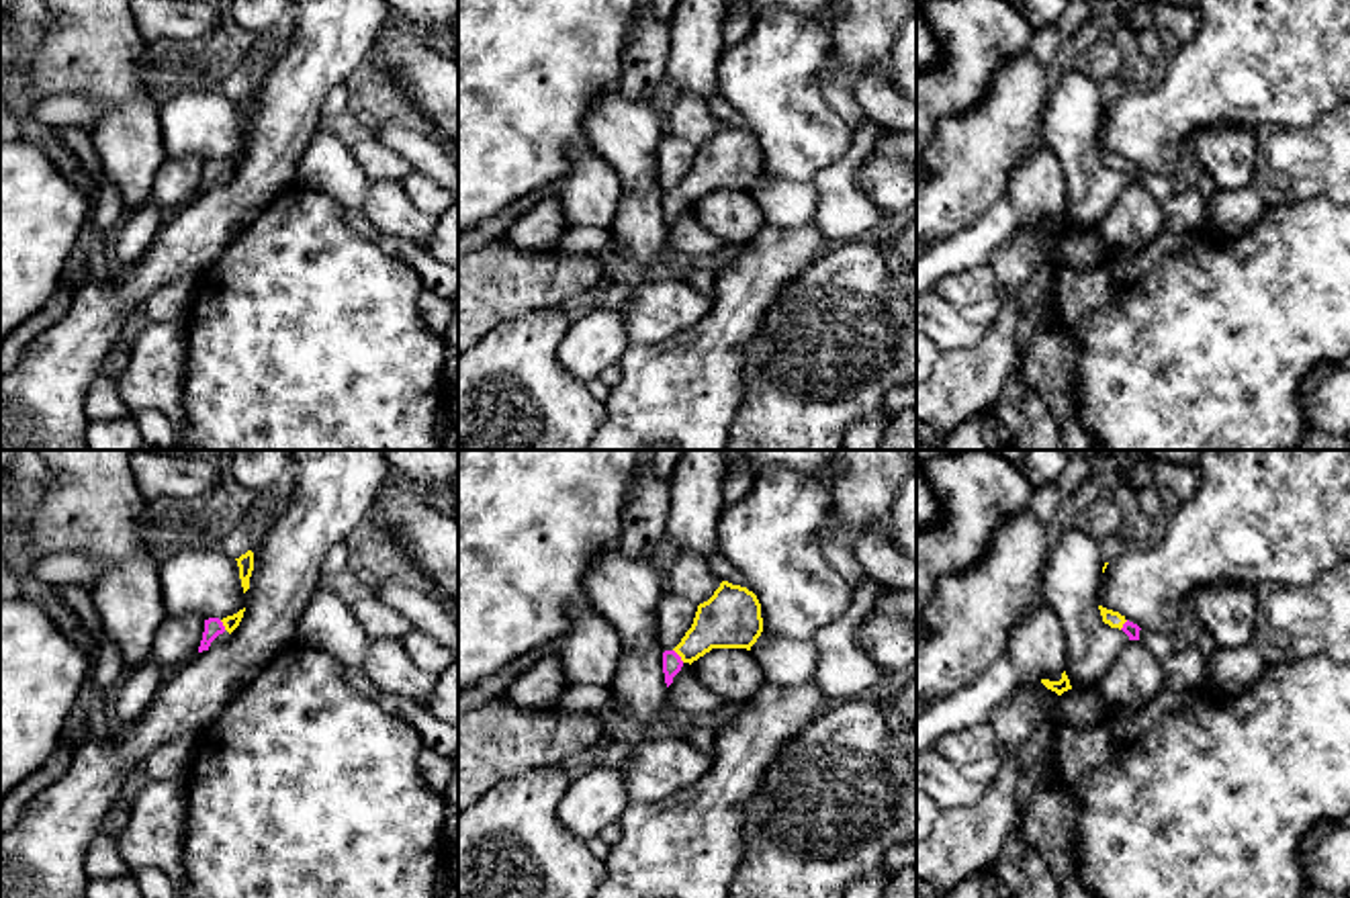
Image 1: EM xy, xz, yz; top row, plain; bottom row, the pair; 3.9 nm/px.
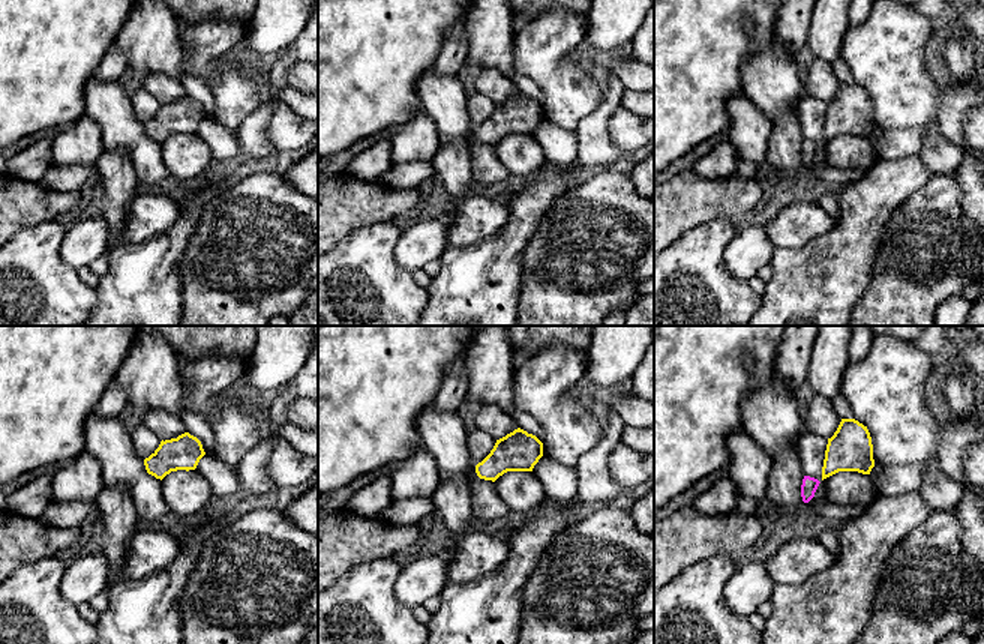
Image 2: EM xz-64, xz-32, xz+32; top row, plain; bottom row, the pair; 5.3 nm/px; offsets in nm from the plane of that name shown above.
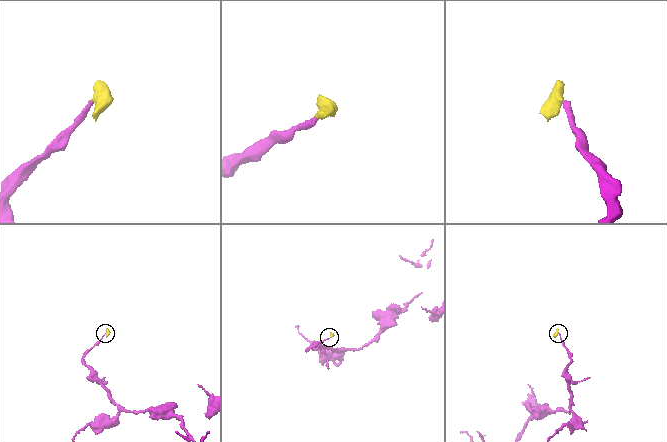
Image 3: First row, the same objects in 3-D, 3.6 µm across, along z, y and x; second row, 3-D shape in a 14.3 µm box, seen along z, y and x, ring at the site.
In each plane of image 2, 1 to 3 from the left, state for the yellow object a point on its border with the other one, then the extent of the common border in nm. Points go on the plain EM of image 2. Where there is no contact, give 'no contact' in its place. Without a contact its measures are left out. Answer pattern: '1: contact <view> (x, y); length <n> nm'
1: no contact
2: no contact
3: no contact

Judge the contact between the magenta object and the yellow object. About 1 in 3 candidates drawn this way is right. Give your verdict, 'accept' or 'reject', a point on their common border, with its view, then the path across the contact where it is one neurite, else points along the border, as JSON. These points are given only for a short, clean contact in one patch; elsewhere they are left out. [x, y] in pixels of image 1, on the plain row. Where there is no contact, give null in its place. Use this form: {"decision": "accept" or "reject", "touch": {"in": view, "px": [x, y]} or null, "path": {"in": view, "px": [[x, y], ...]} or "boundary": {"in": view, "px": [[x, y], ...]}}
{"decision": "accept", "touch": {"in": "xz", "px": [678, 197]}, "path": {"in": "xz", "px": [[671, 203], [678, 197], [729, 160]]}}

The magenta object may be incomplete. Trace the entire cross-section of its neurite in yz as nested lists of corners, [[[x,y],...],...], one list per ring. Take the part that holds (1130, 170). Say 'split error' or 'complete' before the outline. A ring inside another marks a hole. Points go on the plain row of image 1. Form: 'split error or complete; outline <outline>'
split error; outline [[[1098,147],[1102,164],[1109,166],[1111,170],[1119,170],[1123,172],[1129,182],[1139,182],[1139,168],[1129,164],[1125,158],[1121,158],[1119,153],[1107,151],[1102,147]]]

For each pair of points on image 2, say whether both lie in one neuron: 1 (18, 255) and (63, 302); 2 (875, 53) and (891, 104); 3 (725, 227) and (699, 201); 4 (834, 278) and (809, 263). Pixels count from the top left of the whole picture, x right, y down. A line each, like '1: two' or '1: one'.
1: one
2: one
3: two
4: one

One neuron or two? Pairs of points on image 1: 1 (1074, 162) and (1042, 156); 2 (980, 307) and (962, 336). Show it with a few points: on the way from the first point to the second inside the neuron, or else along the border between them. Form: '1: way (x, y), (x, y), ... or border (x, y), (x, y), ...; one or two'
1: border (1040, 140), (1062, 166), (1066, 203); two
2: border (937, 293), (982, 328); two

